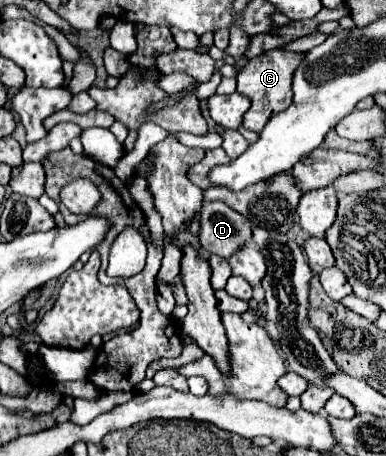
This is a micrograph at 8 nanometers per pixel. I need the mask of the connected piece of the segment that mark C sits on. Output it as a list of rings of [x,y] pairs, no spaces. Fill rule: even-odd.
[[[270,50],[262,56],[252,58],[246,68],[236,76],[238,80],[238,92],[248,96],[252,106],[250,110],[244,114],[244,128],[252,130],[252,132],[262,132],[262,128],[266,126],[266,122],[270,120],[270,116],[282,112],[288,108],[288,104],[292,104],[292,74],[298,68],[298,64],[302,62],[304,54],[296,54],[296,52],[286,52],[286,50]]]

